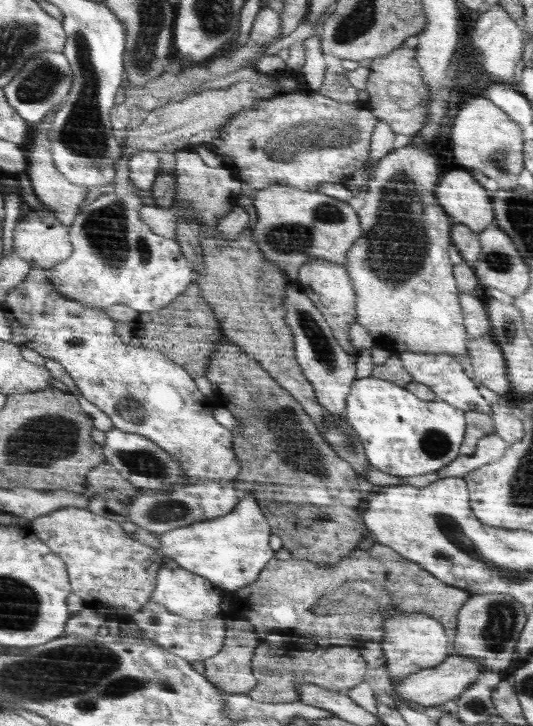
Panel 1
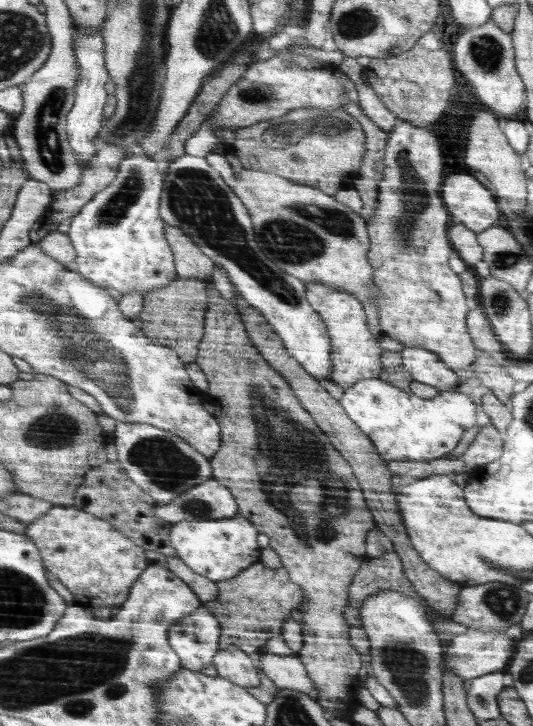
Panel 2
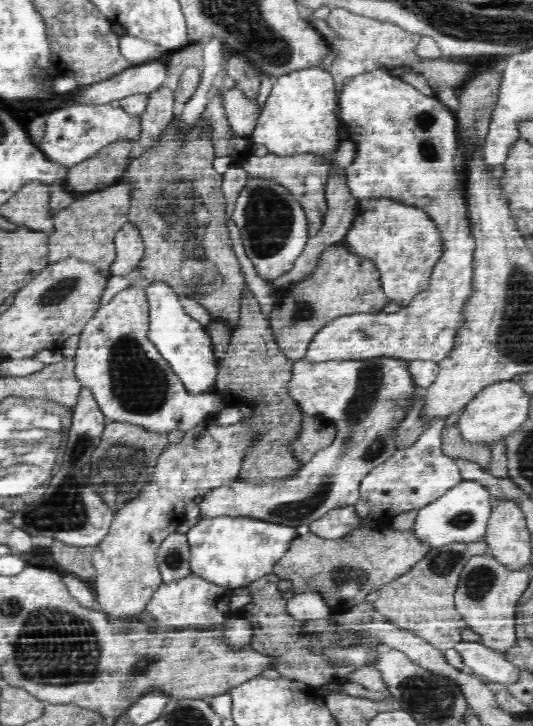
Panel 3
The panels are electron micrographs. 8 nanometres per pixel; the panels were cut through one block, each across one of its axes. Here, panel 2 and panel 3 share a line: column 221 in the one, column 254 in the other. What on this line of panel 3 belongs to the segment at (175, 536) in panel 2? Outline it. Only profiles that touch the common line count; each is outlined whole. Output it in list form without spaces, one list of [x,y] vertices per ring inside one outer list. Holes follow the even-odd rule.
[[[246,516],[199,518],[197,524],[187,532],[191,572],[231,589],[248,585],[272,573],[274,564],[286,554],[292,540],[298,536],[295,526],[249,519]]]

